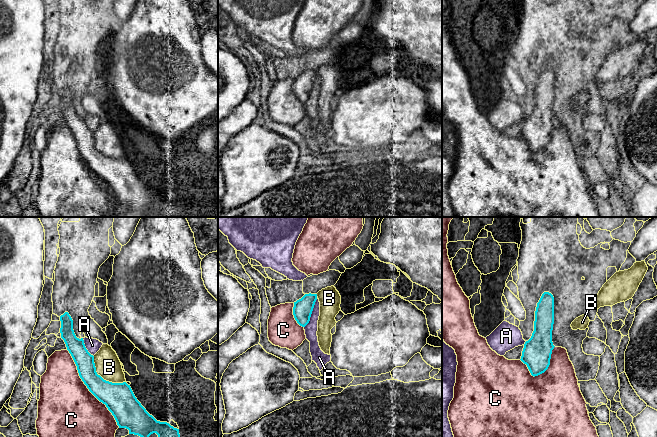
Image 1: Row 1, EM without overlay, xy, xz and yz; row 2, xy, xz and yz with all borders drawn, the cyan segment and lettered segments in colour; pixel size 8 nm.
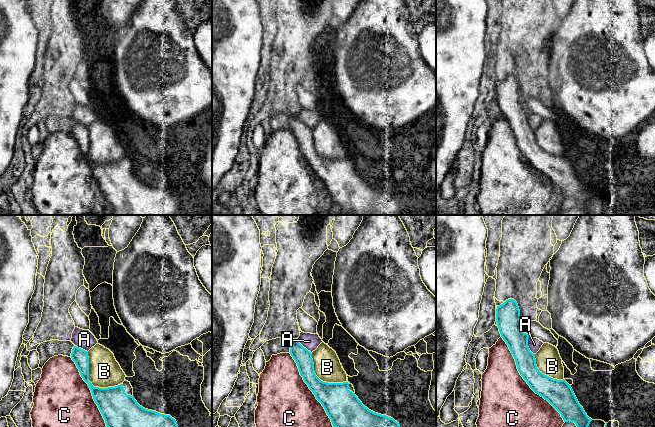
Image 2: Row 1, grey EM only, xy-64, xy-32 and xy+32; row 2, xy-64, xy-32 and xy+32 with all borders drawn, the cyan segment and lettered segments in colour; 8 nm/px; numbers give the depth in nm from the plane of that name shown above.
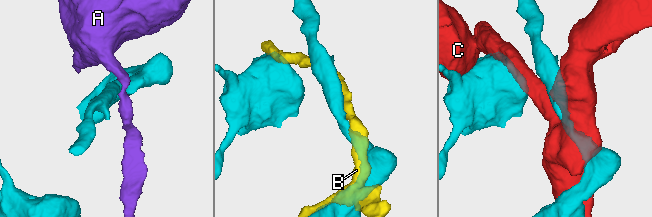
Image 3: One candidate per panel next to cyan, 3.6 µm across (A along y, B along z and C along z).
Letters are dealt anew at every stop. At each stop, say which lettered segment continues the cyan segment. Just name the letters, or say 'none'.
none

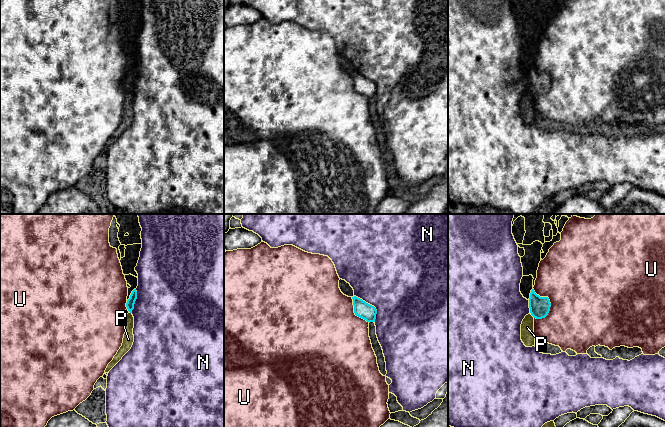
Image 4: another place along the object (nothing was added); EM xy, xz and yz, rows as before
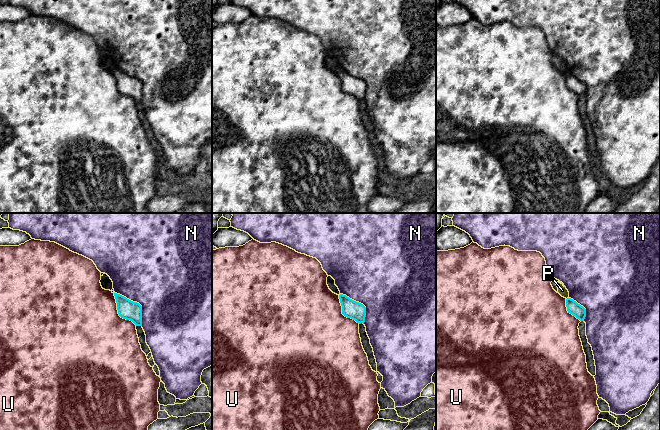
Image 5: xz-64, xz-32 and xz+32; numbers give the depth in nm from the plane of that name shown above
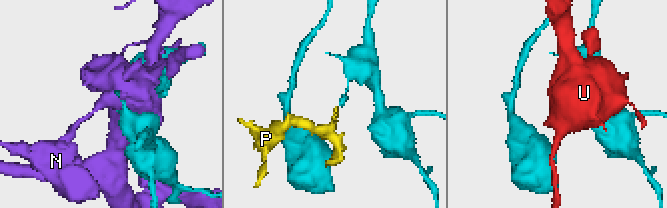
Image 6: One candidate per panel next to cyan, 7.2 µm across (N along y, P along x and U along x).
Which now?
none

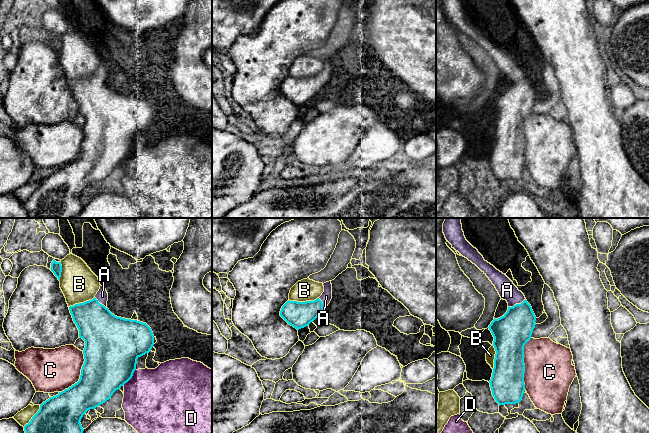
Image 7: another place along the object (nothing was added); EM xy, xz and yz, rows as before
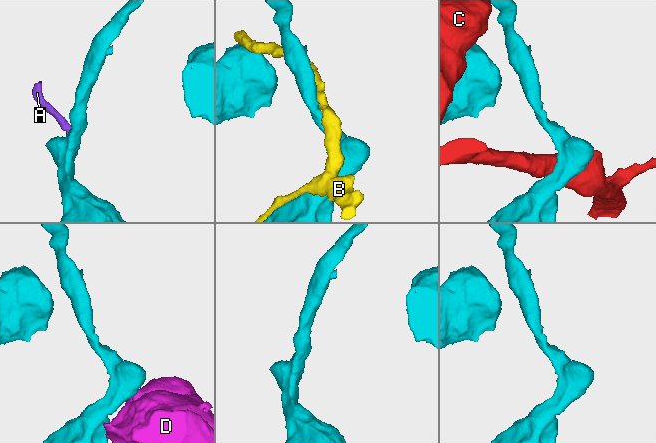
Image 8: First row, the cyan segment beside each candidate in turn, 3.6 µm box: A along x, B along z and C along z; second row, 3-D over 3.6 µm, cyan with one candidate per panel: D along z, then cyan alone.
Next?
A

